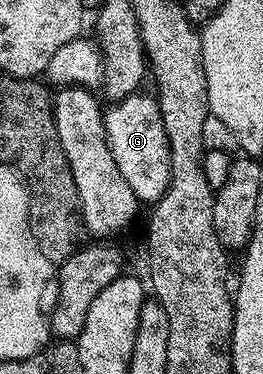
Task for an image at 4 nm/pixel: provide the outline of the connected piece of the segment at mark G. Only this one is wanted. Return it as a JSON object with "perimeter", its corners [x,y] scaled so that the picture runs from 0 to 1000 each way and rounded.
{"perimeter":[[[536,254],[483,257],[395,291],[399,366],[483,497],[498,497],[540,548],[578,551],[643,495],[643,372],[620,348],[612,289],[593,265],[578,254]]]}

